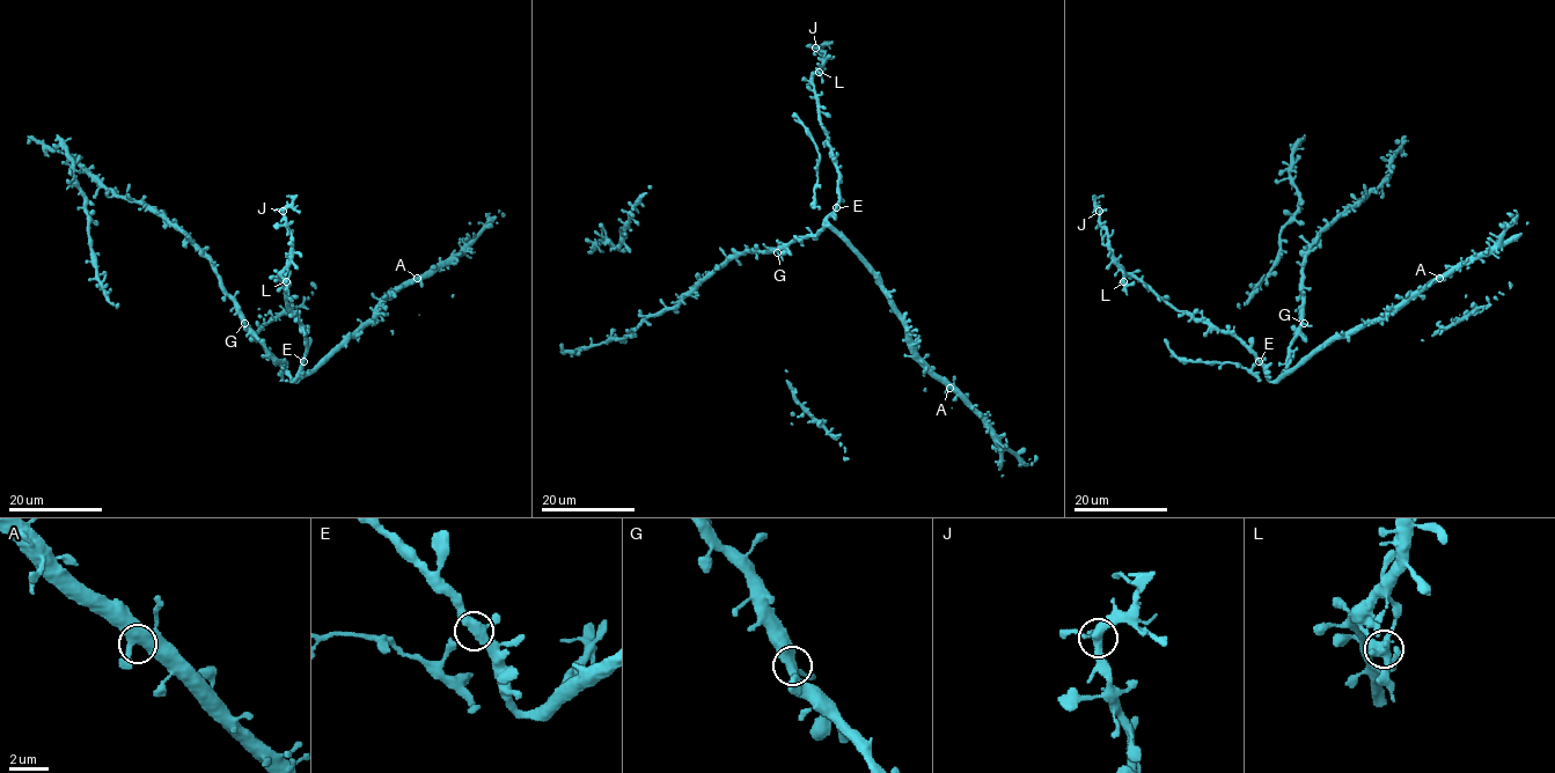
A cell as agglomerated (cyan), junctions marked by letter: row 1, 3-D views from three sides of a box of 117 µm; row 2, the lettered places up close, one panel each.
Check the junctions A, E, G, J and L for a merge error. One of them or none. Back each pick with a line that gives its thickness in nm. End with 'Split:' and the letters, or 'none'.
L: calibre 400 nm
Split: L

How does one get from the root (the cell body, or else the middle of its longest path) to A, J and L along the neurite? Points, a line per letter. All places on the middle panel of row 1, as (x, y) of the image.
A: (807, 237), (814, 237), (830, 226), (879, 284), (904, 328), (909, 348), (950, 388)
J: (807, 237), (822, 226), (840, 199), (836, 160), (812, 86), (812, 75), (822, 59), (815, 48)
L: (807, 237), (822, 226), (840, 199), (836, 160), (819, 120), (819, 102), (812, 86), (812, 75), (819, 72)

